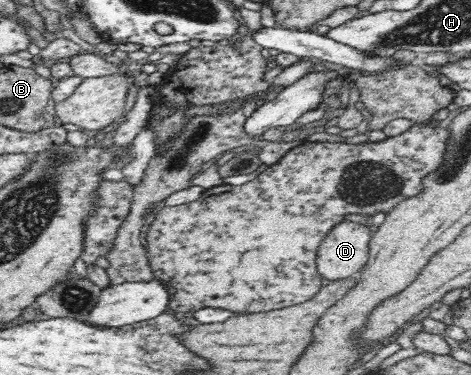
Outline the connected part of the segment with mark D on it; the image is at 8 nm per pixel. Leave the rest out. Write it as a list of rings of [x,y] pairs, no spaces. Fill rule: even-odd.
[[[340,222],[325,236],[317,250],[316,265],[322,277],[336,281],[353,277],[370,258],[373,224]]]

